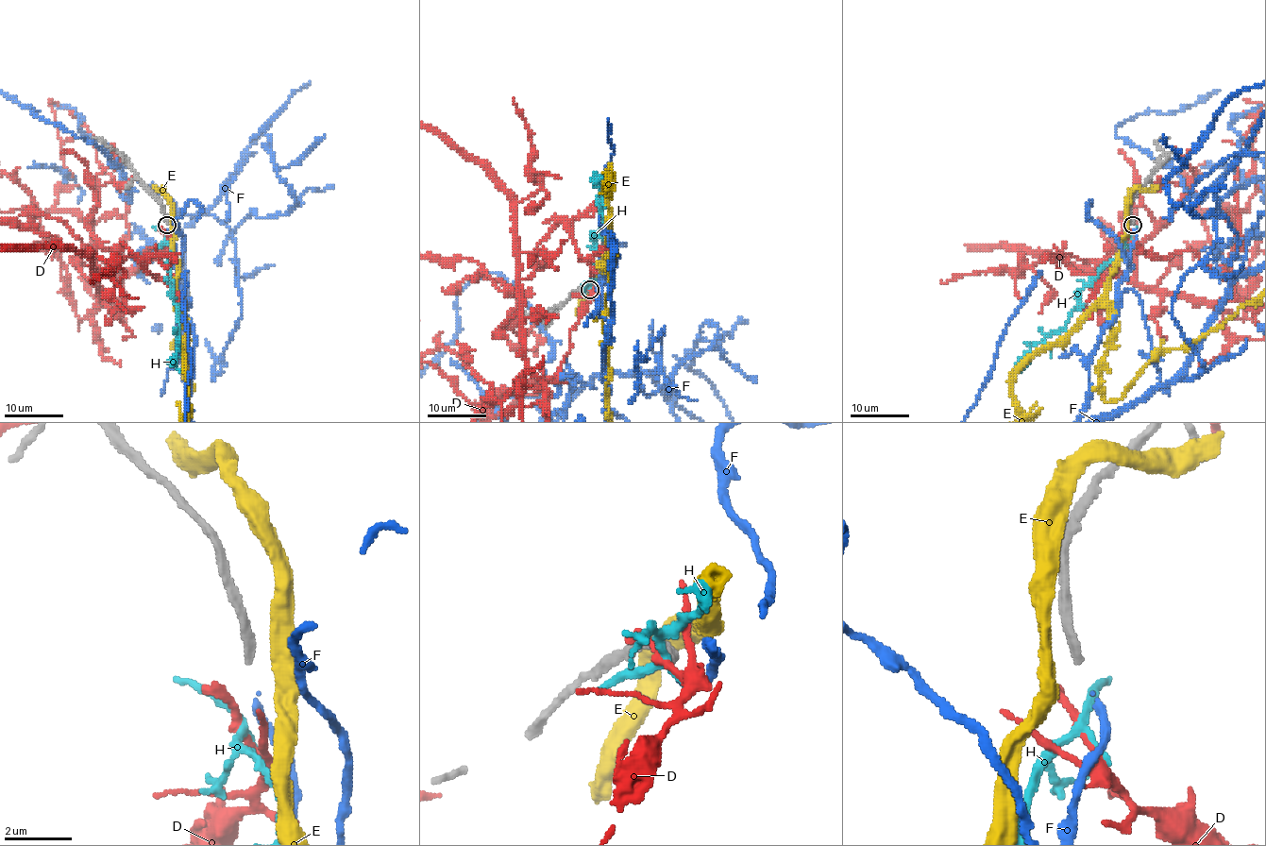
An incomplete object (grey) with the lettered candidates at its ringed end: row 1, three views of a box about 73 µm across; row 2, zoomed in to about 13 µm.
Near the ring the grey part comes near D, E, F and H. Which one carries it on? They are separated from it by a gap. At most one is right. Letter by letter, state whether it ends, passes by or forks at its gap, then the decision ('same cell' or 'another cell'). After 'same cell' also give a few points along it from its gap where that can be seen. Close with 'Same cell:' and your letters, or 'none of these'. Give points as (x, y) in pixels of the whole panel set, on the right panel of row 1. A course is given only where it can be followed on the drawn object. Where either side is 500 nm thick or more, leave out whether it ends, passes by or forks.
D: it ends there; another cell
E: it passes by; another cell
F: it ends there; same cell
H: it passes by; another cell
Same cell: F

